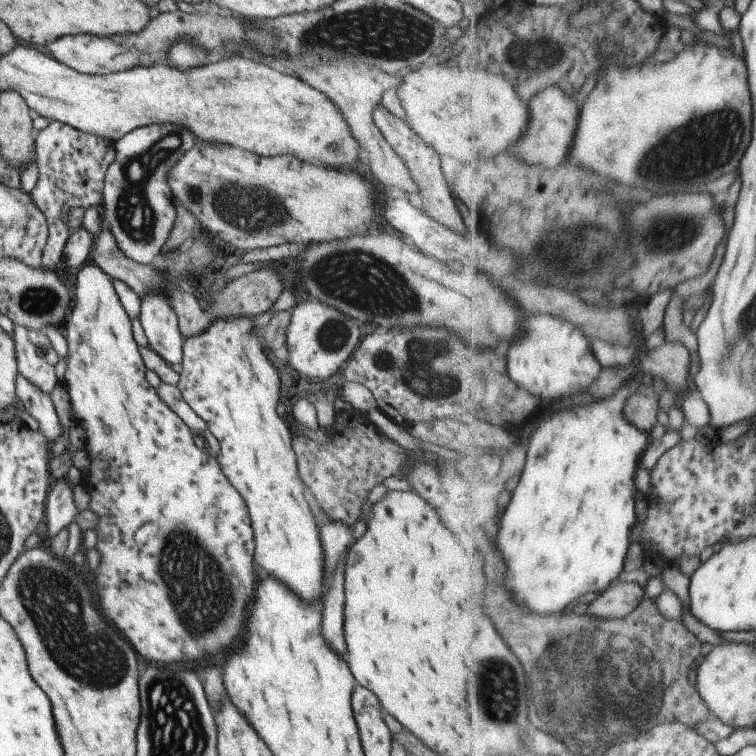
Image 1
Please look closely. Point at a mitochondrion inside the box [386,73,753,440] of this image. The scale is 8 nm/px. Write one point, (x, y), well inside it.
(714, 143)

